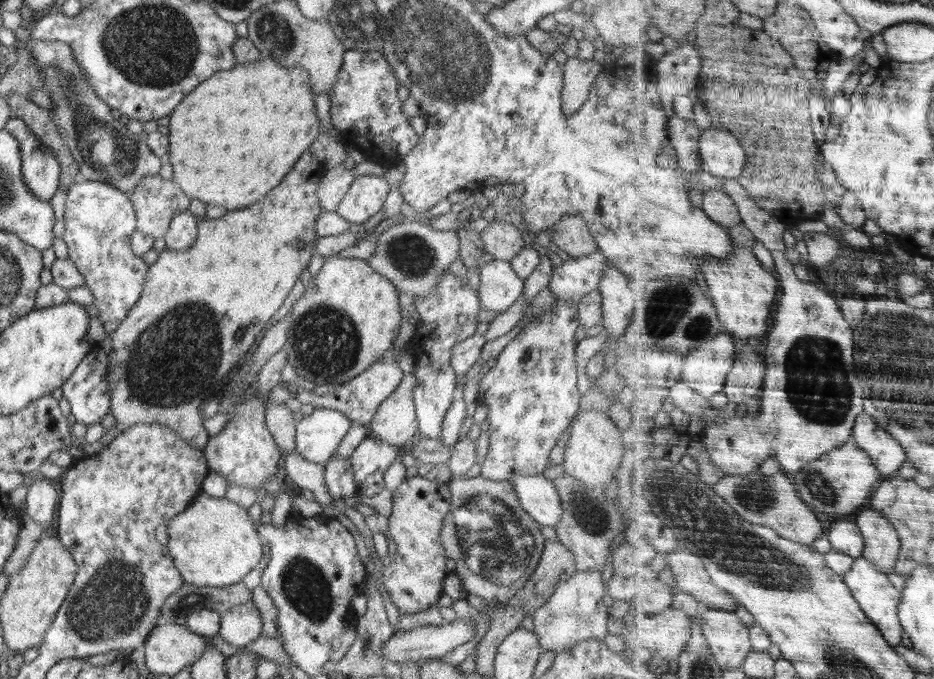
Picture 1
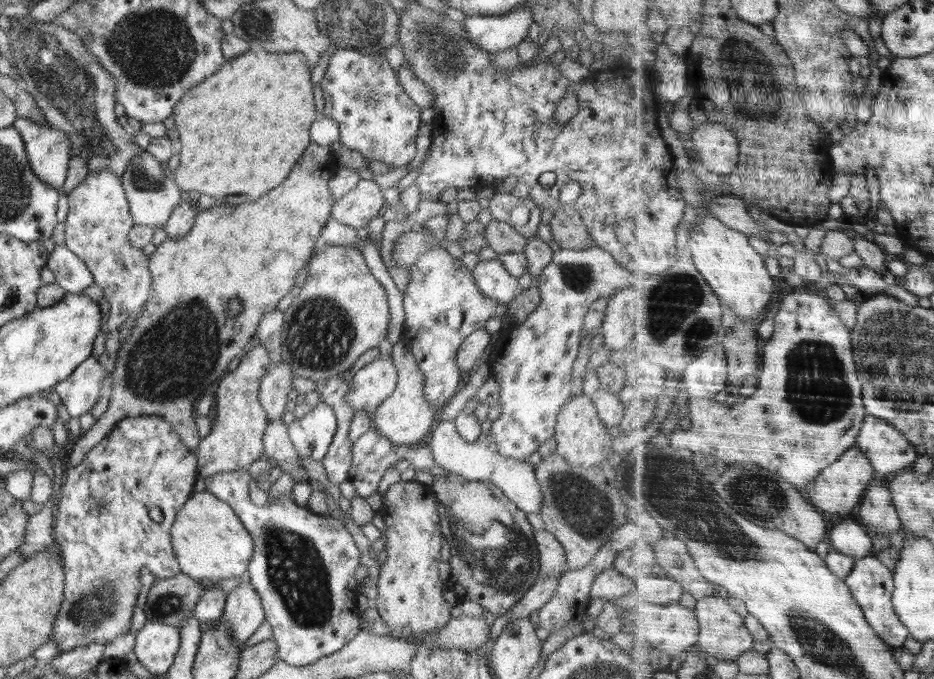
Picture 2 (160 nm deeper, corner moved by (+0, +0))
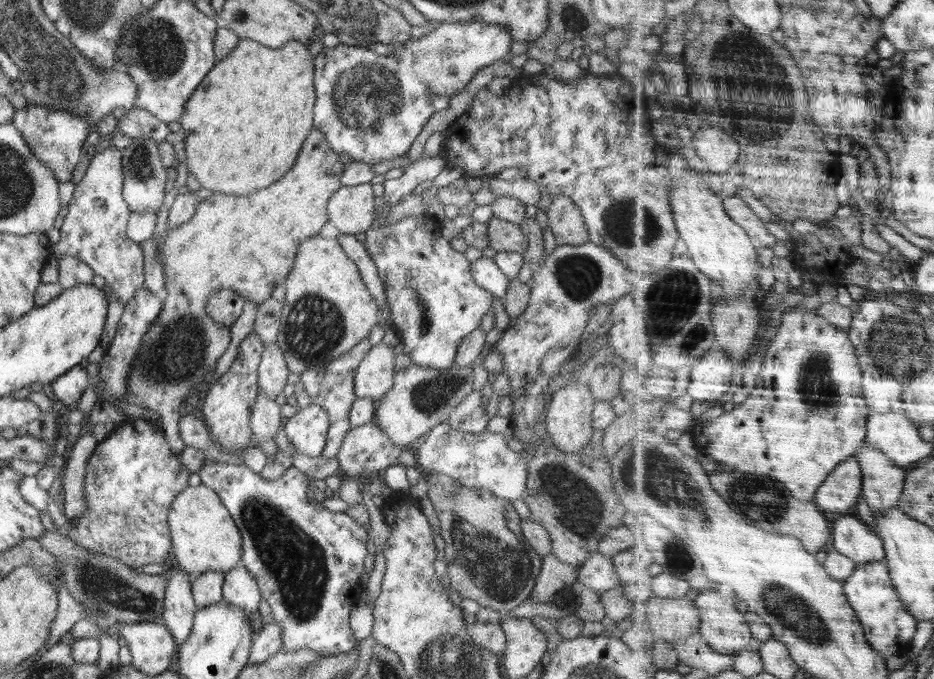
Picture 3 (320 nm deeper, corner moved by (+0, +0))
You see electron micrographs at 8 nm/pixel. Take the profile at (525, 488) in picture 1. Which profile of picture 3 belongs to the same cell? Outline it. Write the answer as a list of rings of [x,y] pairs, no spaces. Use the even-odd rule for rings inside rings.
[[[448,422],[437,425],[414,452],[417,467],[440,473],[470,489],[488,489],[497,498],[508,501],[524,500],[528,480],[528,463],[510,450],[507,437],[484,430],[482,433],[459,432]]]

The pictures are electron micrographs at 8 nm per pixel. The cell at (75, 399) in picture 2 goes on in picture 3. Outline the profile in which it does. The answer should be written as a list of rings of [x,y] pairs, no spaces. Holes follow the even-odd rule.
[[[76,365],[50,384],[55,398],[61,400],[64,406],[72,406],[77,405],[84,389],[90,384],[88,379],[86,368],[82,369],[82,367]]]

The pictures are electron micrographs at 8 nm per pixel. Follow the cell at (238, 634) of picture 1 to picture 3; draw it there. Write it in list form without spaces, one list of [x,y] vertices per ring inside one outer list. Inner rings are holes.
[[[240,562],[237,568],[223,576],[223,598],[245,612],[247,616],[258,611],[258,603],[262,598],[257,580],[243,564]]]

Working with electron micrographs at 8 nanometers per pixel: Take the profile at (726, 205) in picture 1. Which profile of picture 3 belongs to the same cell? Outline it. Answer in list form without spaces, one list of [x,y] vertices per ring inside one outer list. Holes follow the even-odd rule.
[[[738,194],[732,195],[725,199],[725,207],[728,214],[749,233],[759,246],[772,247],[776,246],[778,242],[787,244],[784,240],[773,236],[770,229],[768,229],[767,222],[762,220],[762,217]]]

